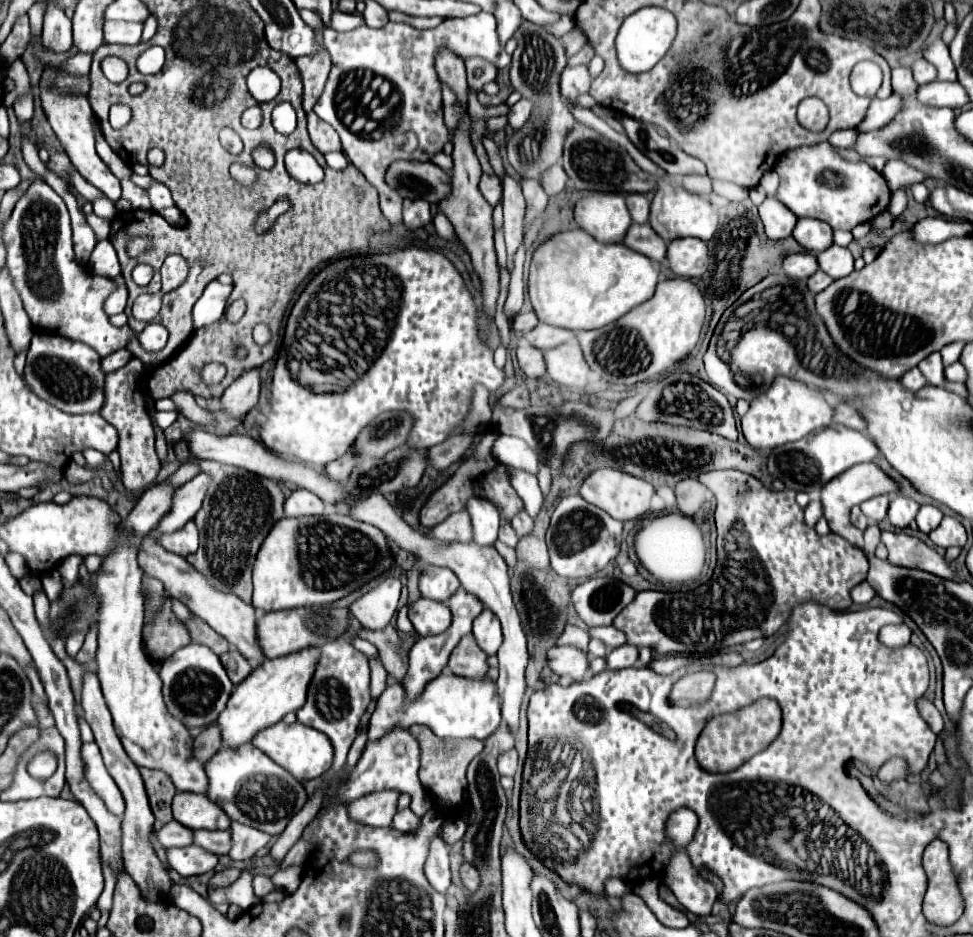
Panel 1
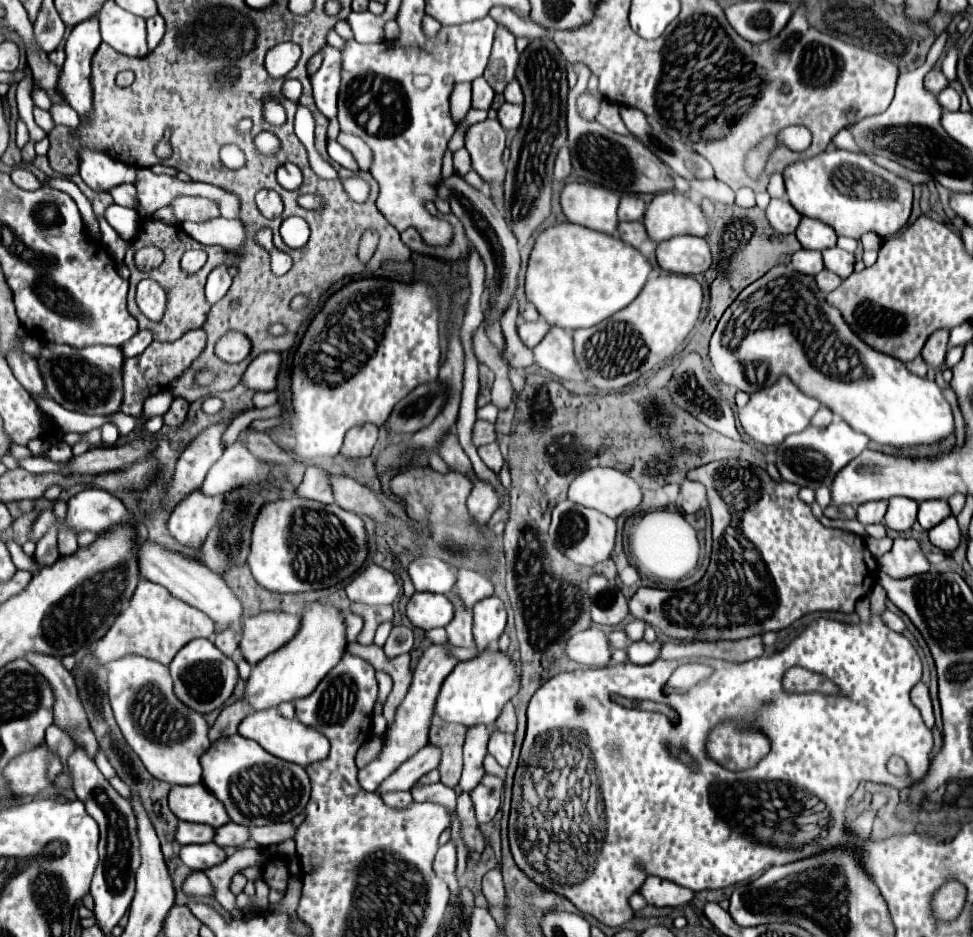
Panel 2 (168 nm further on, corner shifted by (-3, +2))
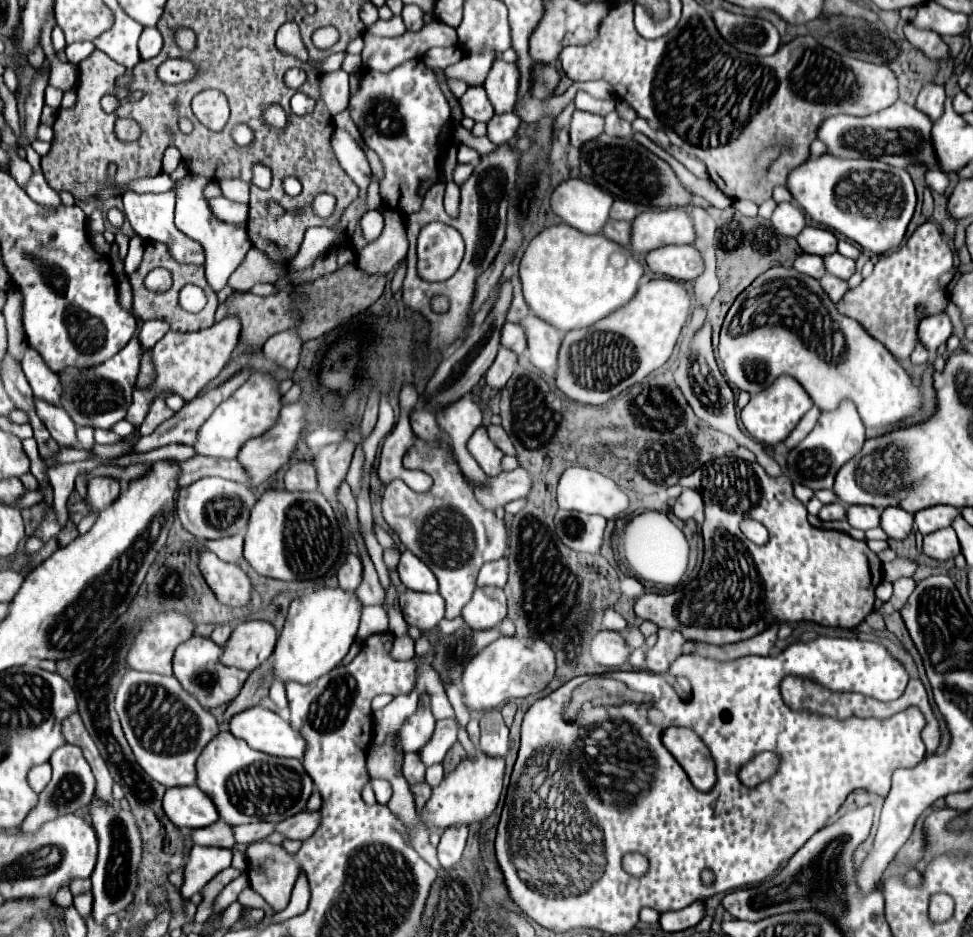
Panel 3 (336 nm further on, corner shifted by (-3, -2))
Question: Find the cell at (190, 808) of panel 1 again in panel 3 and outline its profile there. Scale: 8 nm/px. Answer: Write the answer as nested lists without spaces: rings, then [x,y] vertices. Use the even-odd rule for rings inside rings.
[[[198,786],[168,788],[164,794],[164,812],[178,828],[204,828],[218,820],[214,802]]]

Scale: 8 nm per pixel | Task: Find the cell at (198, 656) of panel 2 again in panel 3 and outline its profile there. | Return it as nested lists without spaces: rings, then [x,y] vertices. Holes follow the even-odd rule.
[[[192,636],[190,640],[182,642],[174,654],[174,676],[178,678],[182,688],[188,694],[192,694],[200,702],[200,706],[206,710],[232,702],[250,676],[250,672],[246,670],[224,666],[220,662],[220,656],[222,656],[222,648],[214,644],[210,638],[202,638],[202,636]]]

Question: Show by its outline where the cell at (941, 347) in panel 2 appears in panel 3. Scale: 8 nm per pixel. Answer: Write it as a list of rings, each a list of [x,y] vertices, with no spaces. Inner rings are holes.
[[[948,314],[926,318],[920,322],[920,328],[918,328],[920,342],[932,354],[950,338],[950,334],[952,334],[952,322],[950,322]]]

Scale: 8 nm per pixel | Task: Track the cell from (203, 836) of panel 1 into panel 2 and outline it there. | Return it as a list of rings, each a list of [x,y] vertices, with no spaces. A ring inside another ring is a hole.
[[[228,822],[222,828],[218,828],[214,836],[214,842],[222,848],[228,848],[228,846],[240,848],[248,840],[250,840],[250,828],[242,828],[240,824],[234,824],[234,822]]]

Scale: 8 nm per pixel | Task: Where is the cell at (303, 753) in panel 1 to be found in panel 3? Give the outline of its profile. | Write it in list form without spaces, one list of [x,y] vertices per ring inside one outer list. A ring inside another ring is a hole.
[[[254,706],[234,716],[234,720],[230,720],[230,732],[246,740],[250,748],[272,756],[302,760],[306,754],[306,740],[300,732],[276,712],[262,706]]]

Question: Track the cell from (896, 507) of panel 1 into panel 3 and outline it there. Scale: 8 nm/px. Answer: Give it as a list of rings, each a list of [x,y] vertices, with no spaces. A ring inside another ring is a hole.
[[[888,506],[882,512],[882,530],[894,540],[904,540],[912,530],[912,522],[914,522],[914,514],[906,512],[904,508]]]

